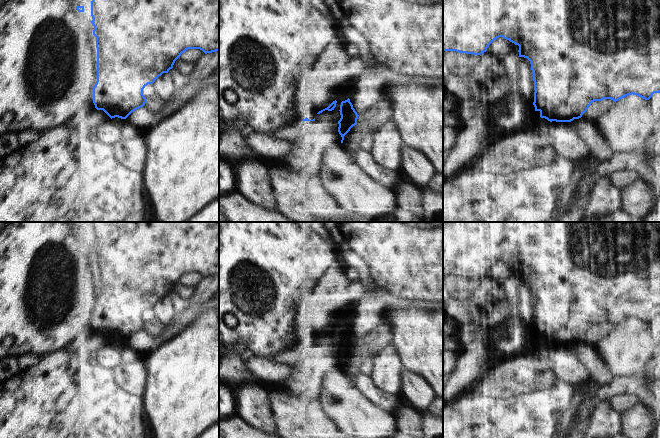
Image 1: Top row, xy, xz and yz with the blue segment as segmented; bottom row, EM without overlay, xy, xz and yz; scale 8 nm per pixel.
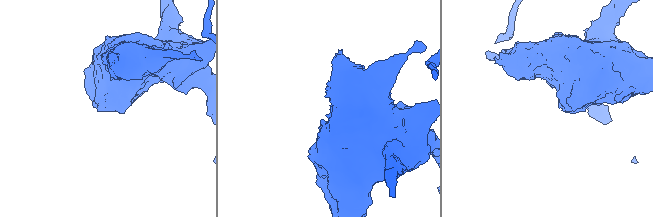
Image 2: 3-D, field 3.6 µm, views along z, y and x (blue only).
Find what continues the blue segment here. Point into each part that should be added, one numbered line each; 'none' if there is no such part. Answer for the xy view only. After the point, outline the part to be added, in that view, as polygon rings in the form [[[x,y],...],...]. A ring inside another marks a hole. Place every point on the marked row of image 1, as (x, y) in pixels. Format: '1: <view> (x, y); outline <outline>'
none

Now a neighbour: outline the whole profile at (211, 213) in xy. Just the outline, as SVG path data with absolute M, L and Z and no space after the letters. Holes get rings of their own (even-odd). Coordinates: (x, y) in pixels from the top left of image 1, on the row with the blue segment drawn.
M219 199L186 222L219 222Z

